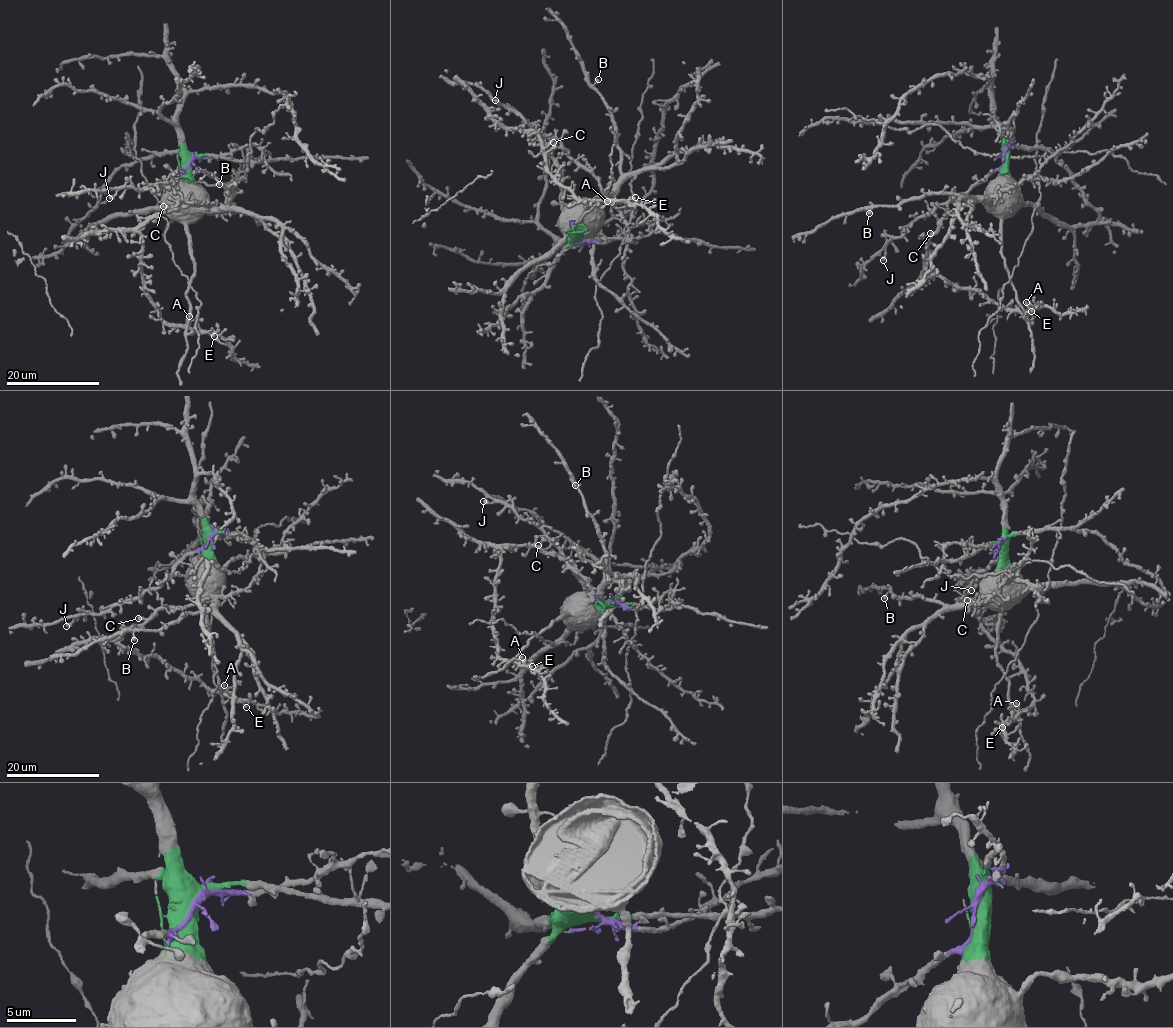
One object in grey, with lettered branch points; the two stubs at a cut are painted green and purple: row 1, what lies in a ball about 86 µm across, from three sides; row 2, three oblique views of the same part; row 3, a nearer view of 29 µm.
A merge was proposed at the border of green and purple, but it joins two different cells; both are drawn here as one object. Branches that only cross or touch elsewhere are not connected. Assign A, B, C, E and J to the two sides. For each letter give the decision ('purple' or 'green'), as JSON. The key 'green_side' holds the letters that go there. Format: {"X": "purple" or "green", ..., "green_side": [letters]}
{"A": "purple", "B": "green", "C": "purple", "E": "purple", "J": "purple", "green_side": ["B"]}

